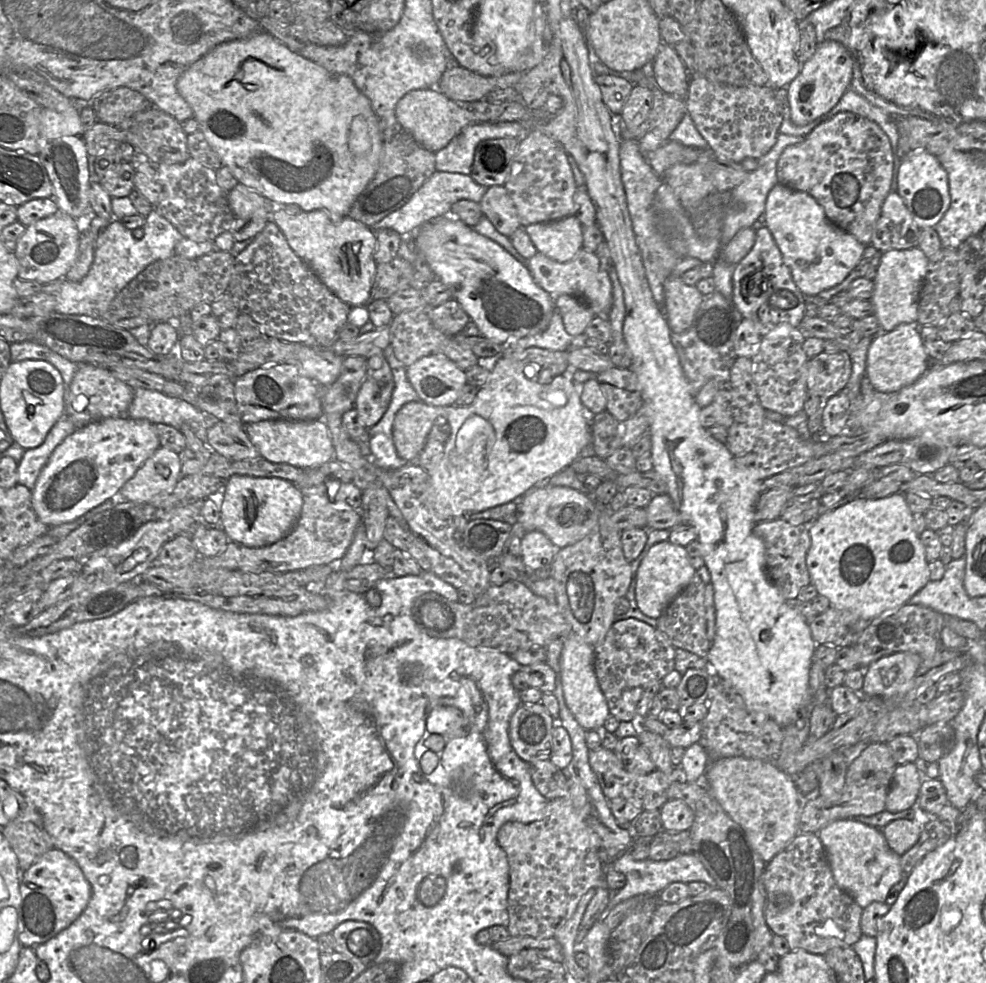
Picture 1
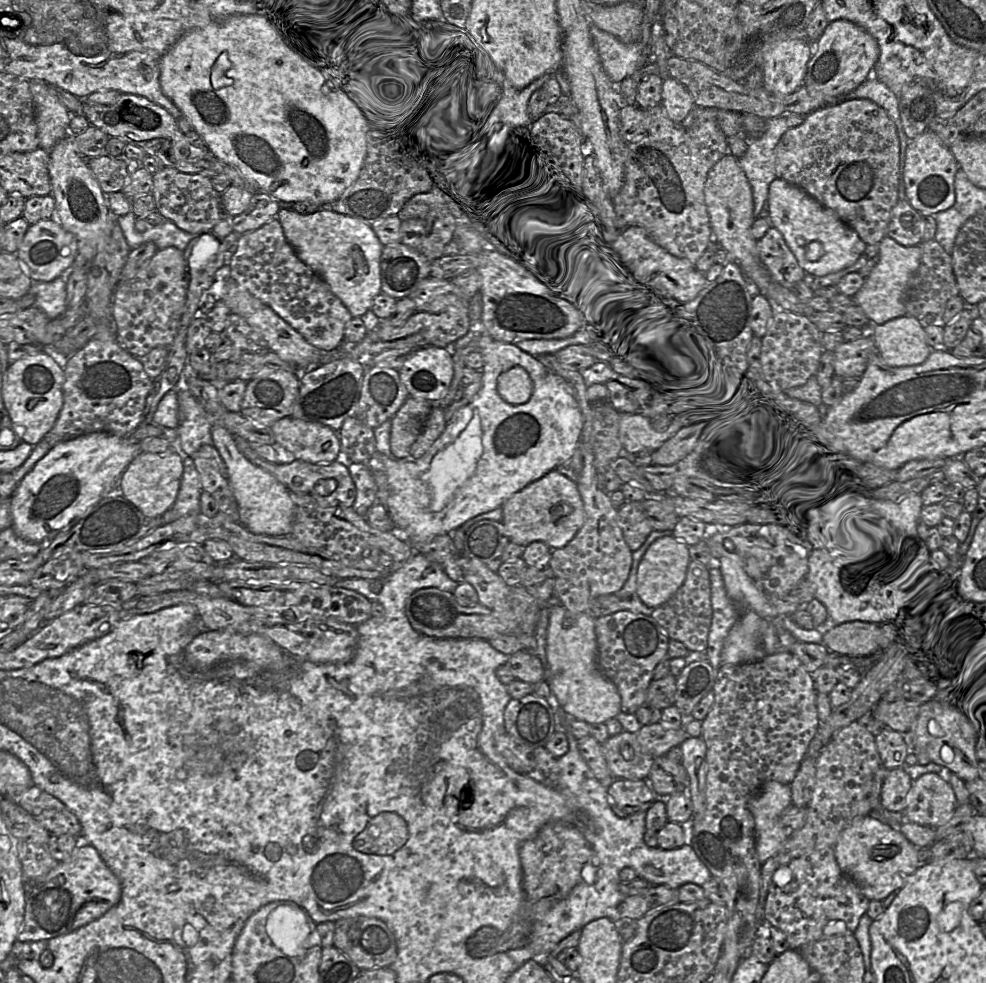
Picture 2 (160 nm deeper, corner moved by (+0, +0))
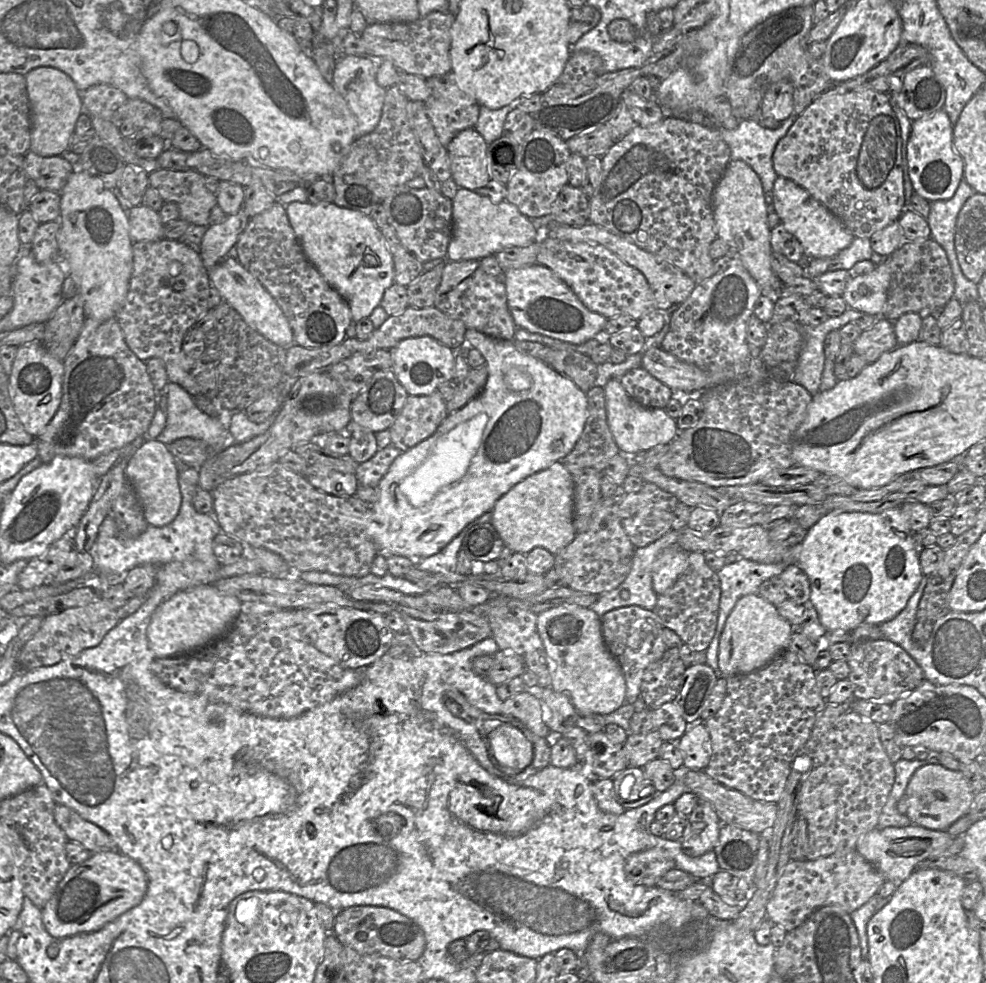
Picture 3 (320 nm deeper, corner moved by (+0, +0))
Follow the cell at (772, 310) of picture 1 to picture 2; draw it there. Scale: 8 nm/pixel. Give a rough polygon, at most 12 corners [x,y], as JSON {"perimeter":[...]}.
{"perimeter":[[770,227],[757,241],[761,262],[782,286],[791,289],[805,271]]}

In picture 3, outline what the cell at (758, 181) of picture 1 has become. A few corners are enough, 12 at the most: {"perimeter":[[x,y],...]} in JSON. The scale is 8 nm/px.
{"perimeter":[[798,115],[777,129],[757,118],[714,129],[759,176],[765,193],[778,175],[772,156]]}

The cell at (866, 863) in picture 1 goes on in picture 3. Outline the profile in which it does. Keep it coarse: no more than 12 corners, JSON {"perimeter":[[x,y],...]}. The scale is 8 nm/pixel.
{"perimeter":[[874,828],[855,850],[898,887],[943,852],[947,830]]}

